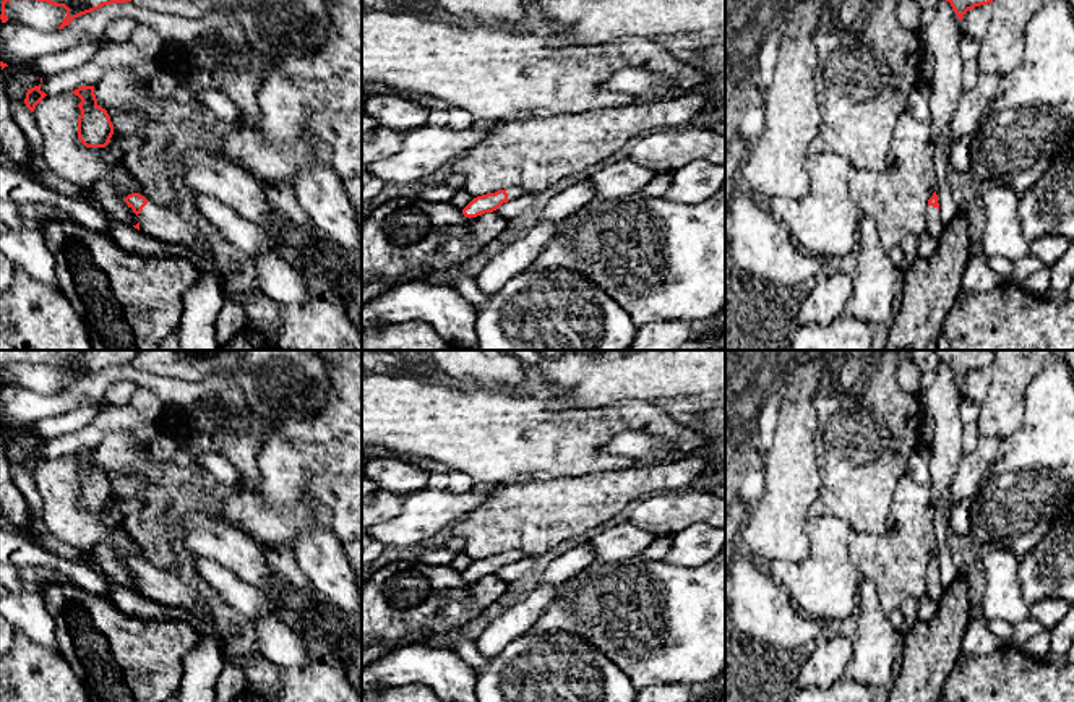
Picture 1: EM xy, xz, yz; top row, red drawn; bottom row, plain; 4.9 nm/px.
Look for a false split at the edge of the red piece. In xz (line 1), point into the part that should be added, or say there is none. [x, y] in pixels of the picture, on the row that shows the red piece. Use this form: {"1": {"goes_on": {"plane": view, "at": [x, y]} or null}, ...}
{"1": {"goes_on": {"plane": "xz", "at": [513, 192]}}}

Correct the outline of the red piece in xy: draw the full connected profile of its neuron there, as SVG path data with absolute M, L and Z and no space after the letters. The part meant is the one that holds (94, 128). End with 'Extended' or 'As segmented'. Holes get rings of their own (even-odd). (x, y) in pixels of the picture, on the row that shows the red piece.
M81 86L71 91L81 99L78 104L78 139L86 148L105 148L114 135L114 125L105 109L97 104L94 86Z. As segmented

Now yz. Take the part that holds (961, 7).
M946 0L951 3L954 13L957 15L957 18L962 21L964 15L980 5L988 5L993 0Z. As segmented

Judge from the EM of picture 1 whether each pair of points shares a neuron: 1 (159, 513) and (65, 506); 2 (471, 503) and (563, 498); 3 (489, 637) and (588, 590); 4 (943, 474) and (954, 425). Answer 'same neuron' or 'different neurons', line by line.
1: same neuron
2: different neurons
3: different neurons
4: same neuron

